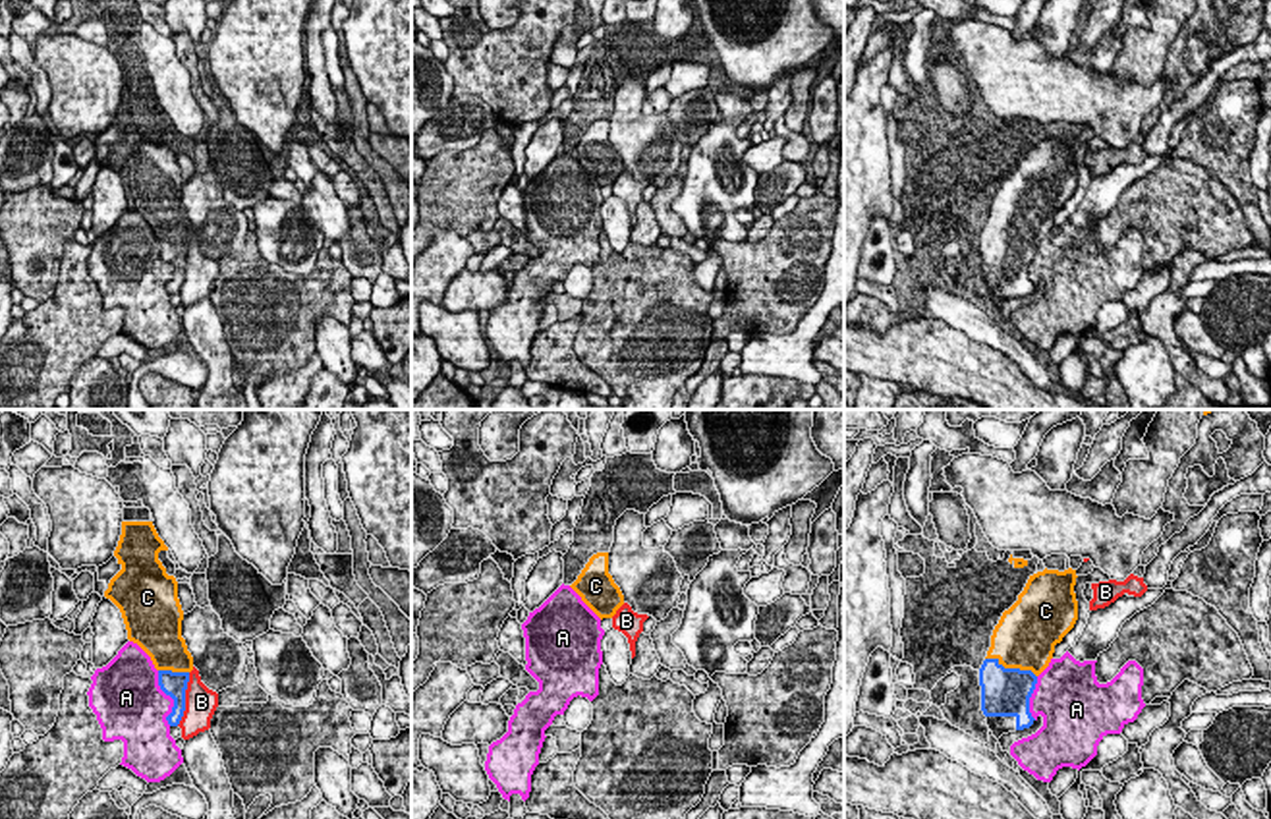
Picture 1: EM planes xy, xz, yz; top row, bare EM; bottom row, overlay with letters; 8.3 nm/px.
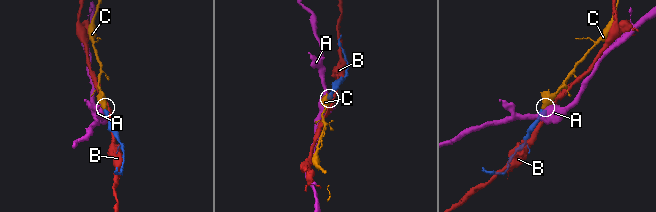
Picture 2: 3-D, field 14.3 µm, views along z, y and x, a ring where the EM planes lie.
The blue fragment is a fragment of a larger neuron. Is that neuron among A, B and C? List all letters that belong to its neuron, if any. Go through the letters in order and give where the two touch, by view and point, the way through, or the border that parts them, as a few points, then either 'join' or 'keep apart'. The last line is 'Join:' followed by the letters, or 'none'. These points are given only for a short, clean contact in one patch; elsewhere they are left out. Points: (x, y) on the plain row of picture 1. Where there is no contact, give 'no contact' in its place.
A: xy (170, 263) | keep apart
B: xy (184, 267) | keep apart
C: yz (1011, 236) | join
Join: C

